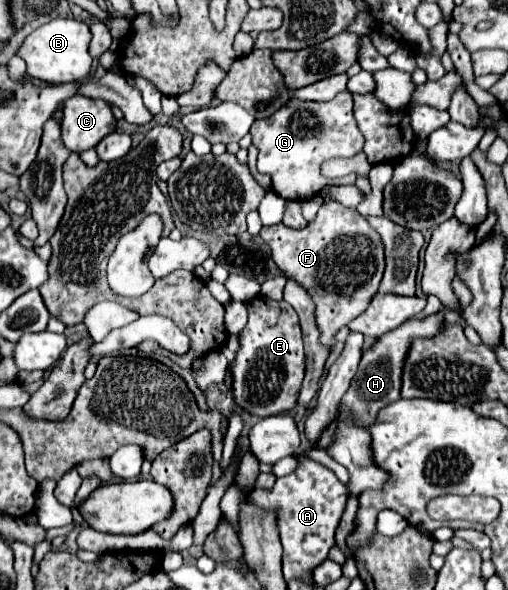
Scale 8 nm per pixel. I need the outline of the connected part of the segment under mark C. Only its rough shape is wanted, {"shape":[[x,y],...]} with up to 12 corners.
{"shape":[[103,99],[63,103],[61,139],[69,151],[93,149],[115,131]]}

